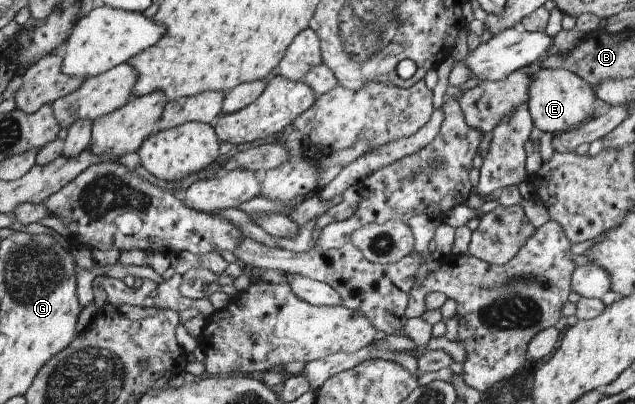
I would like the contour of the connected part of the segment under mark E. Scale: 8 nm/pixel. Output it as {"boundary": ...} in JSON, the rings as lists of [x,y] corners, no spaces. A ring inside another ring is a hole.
{"boundary":[[[541,68],[531,75],[528,86],[528,107],[533,125],[542,131],[554,133],[555,131],[566,131],[572,125],[586,123],[594,119],[598,99],[592,89],[592,85],[586,83],[573,71],[561,68]]]}

